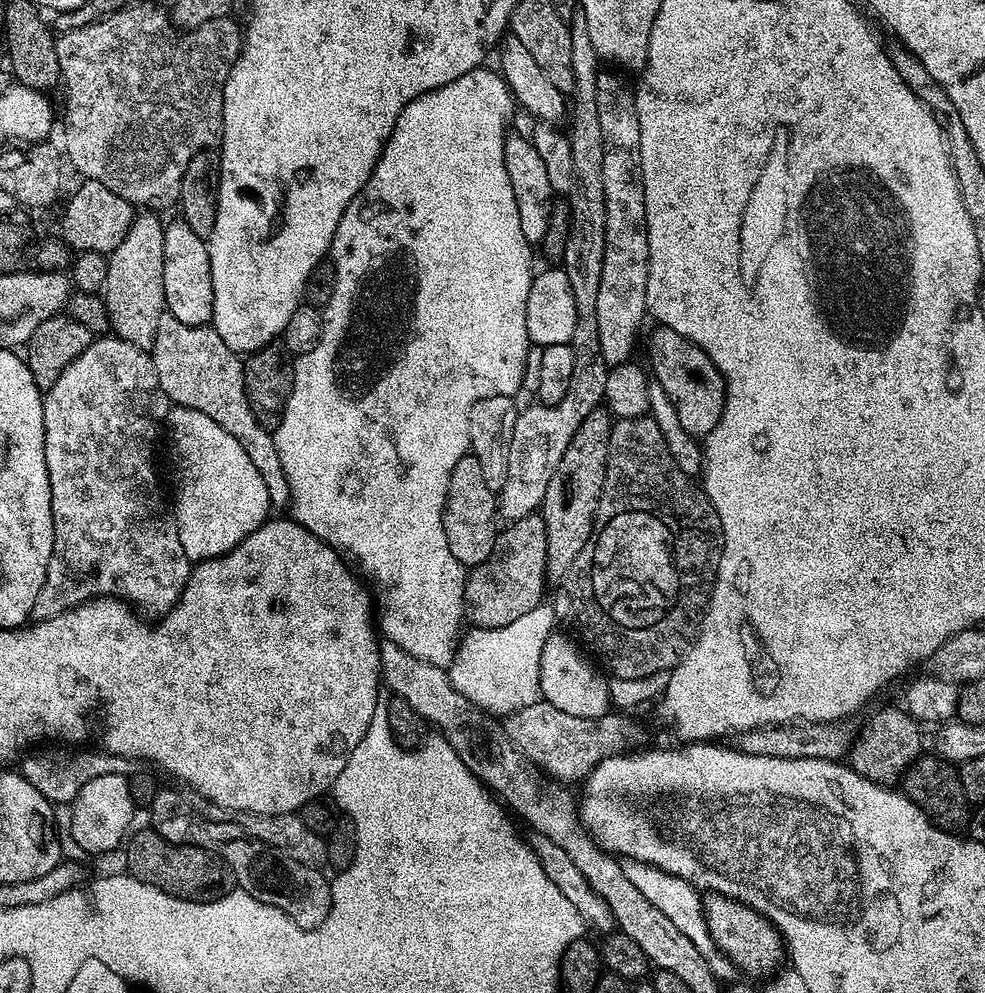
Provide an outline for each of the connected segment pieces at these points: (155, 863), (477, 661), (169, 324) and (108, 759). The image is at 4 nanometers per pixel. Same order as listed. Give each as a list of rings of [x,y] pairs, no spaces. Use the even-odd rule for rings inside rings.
[[[151,826],[141,832],[133,831],[128,844],[127,871],[142,884],[154,886],[162,892],[169,892],[173,898],[200,900],[201,898],[224,898],[233,891],[234,877],[228,863],[215,852],[202,850],[189,844],[175,844],[162,838]]]
[[[542,602],[530,614],[522,614],[522,618],[510,622],[510,626],[498,626],[497,628],[473,627],[472,632],[465,631],[456,645],[456,653],[452,659],[452,665],[447,668],[448,681],[470,701],[471,704],[481,708],[496,718],[503,718],[510,712],[516,712],[537,703],[541,699],[540,694],[540,659],[546,642],[554,635],[557,627],[556,610],[551,603]]]
[[[166,314],[158,322],[158,334],[154,334],[150,355],[154,370],[158,370],[162,390],[168,395],[169,401],[181,408],[202,410],[202,414],[214,418],[222,430],[234,434],[234,438],[242,442],[242,450],[250,454],[250,462],[254,462],[258,474],[262,474],[269,501],[273,505],[287,505],[292,499],[292,491],[282,470],[282,458],[278,458],[276,437],[254,418],[246,398],[244,360],[228,348],[226,342],[222,342],[215,328],[188,326],[186,322]]]
[[[46,746],[29,753],[20,764],[20,773],[49,803],[71,803],[82,786],[105,774],[129,775],[134,768],[129,757],[114,755],[100,748],[86,750],[74,746]],[[60,747],[60,748],[52,748]]]

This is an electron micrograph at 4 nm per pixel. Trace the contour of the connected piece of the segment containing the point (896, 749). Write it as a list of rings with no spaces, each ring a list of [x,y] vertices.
[[[903,707],[878,709],[861,726],[860,733],[855,733],[850,749],[850,767],[875,784],[895,785],[922,754],[920,728],[921,725]]]

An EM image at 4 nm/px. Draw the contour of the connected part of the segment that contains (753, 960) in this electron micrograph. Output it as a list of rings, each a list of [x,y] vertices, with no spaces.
[[[709,895],[703,901],[703,907],[706,926],[717,949],[728,956],[741,973],[768,972],[771,968],[781,967],[780,959],[783,961],[786,956],[784,938],[765,916],[746,904],[731,900],[729,896]]]

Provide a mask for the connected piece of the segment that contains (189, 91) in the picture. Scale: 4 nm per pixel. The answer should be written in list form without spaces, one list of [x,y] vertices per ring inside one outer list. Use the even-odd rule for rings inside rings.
[[[143,3],[126,10],[118,10],[114,14],[104,16],[93,24],[75,28],[69,32],[62,32],[56,36],[56,53],[60,67],[62,88],[68,91],[68,101],[64,104],[64,120],[68,125],[64,128],[63,151],[72,159],[72,164],[81,172],[84,180],[97,180],[102,186],[114,190],[114,194],[122,194],[133,206],[147,206],[152,210],[160,210],[163,204],[175,205],[180,199],[180,183],[182,174],[186,174],[186,166],[190,166],[190,158],[194,154],[215,149],[222,138],[222,98],[226,78],[232,69],[232,63],[240,56],[242,47],[242,28],[232,21],[232,18],[217,20],[211,24],[189,31],[184,41],[175,40],[178,35],[169,13],[160,8],[147,8]]]

